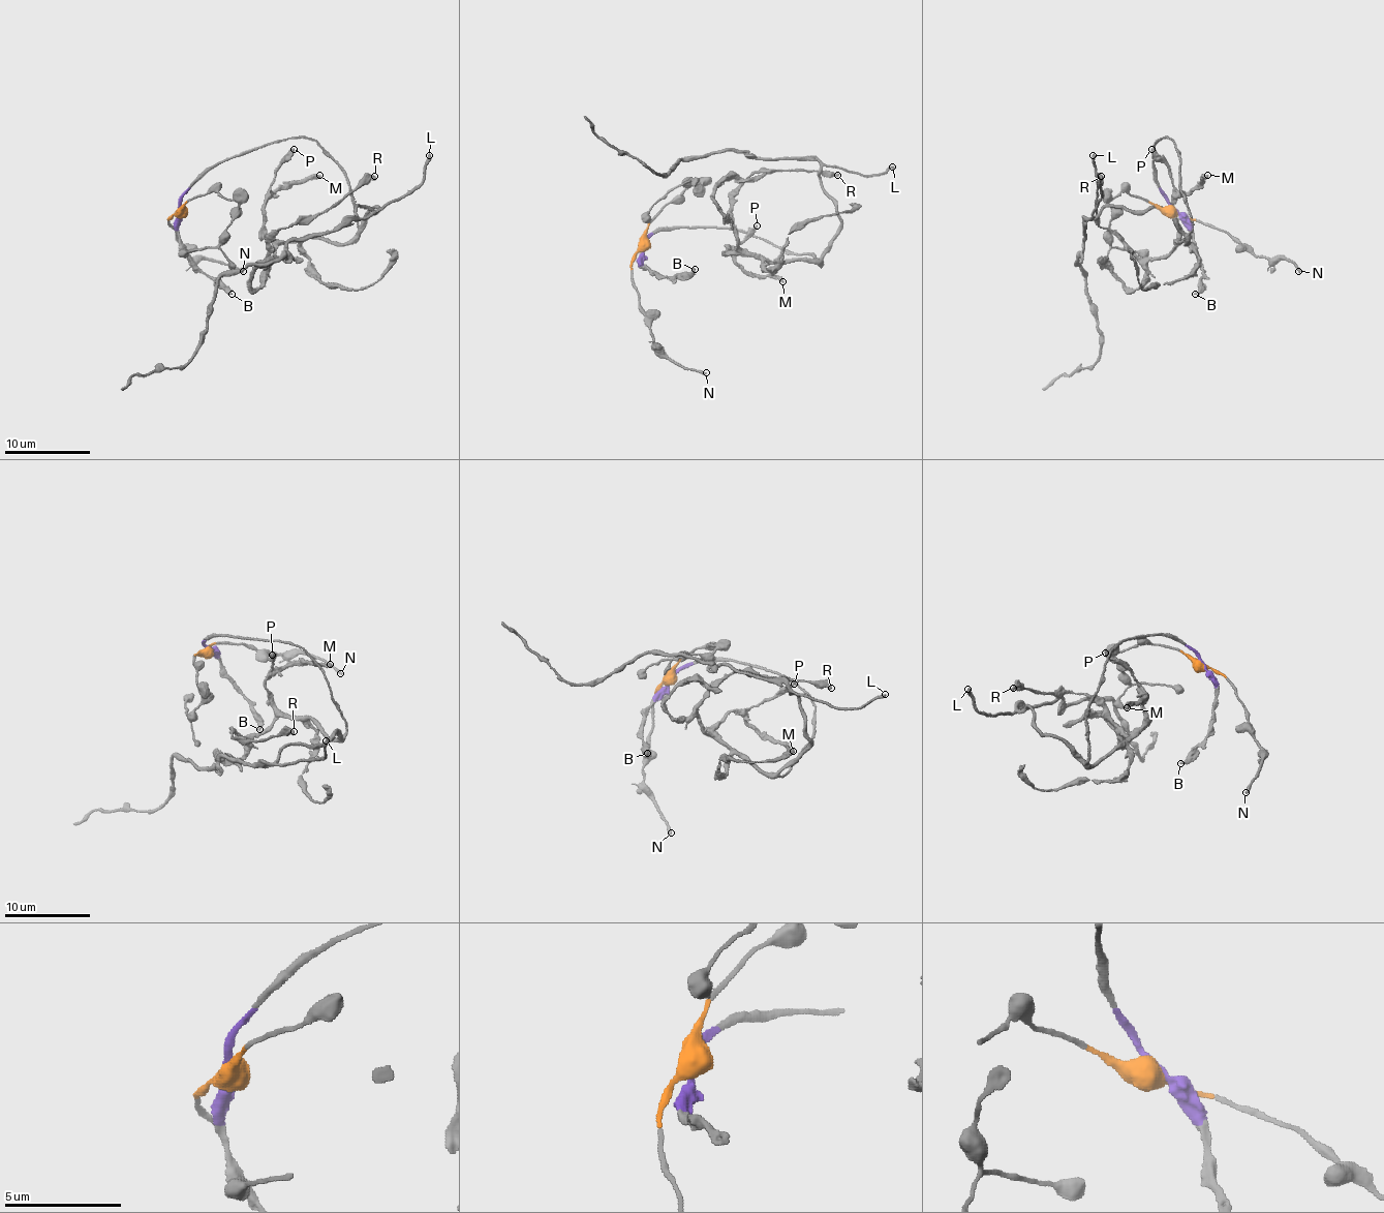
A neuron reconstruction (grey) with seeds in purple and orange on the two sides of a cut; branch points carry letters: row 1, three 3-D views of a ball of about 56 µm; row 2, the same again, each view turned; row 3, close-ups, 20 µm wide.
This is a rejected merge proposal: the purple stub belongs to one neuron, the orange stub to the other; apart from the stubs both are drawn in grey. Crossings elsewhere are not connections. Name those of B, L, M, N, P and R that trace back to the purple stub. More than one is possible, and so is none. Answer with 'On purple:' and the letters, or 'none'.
On purple: B, L, M, P, R

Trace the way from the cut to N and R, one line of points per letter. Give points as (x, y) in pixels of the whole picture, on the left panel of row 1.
N: (179, 210), (168, 222), (177, 231), (189, 256), (209, 259), (243, 272)
R: (179, 208), (219, 162), (307, 138), (345, 176), (358, 231), (271, 256), (267, 244), (375, 176)

